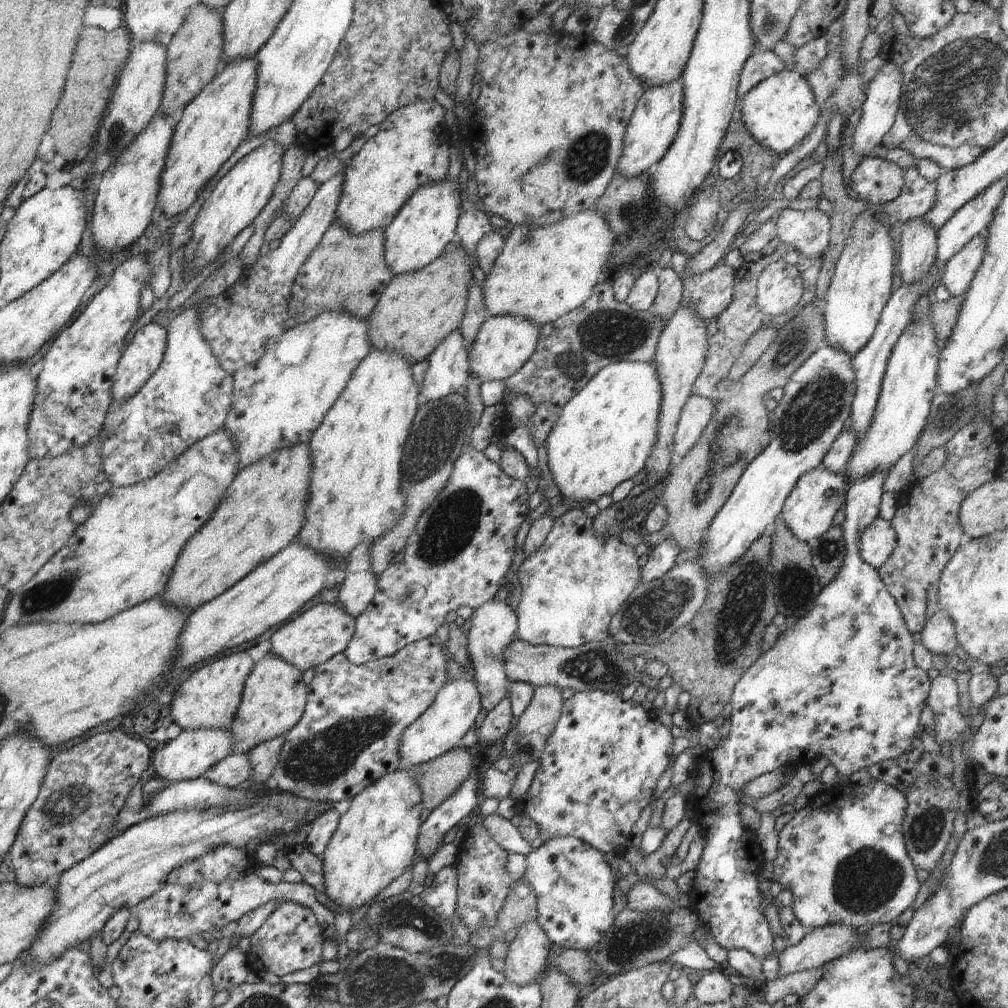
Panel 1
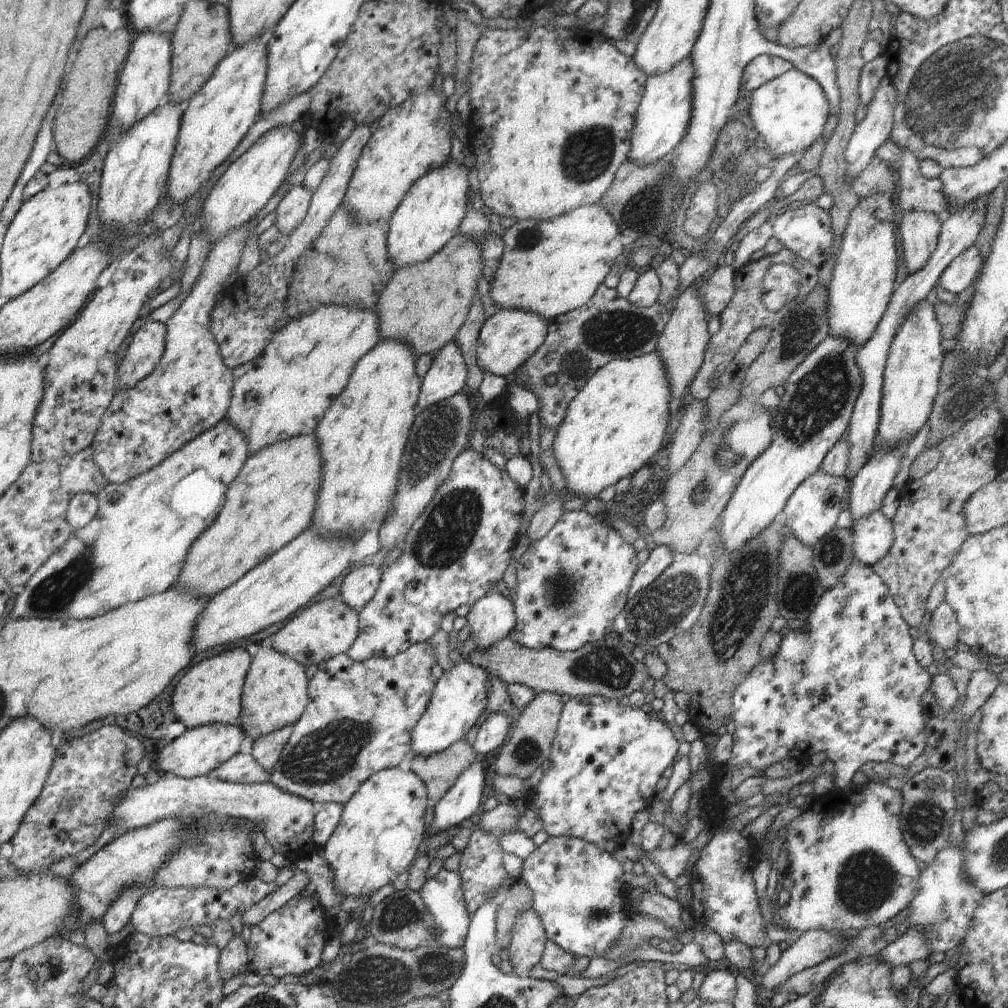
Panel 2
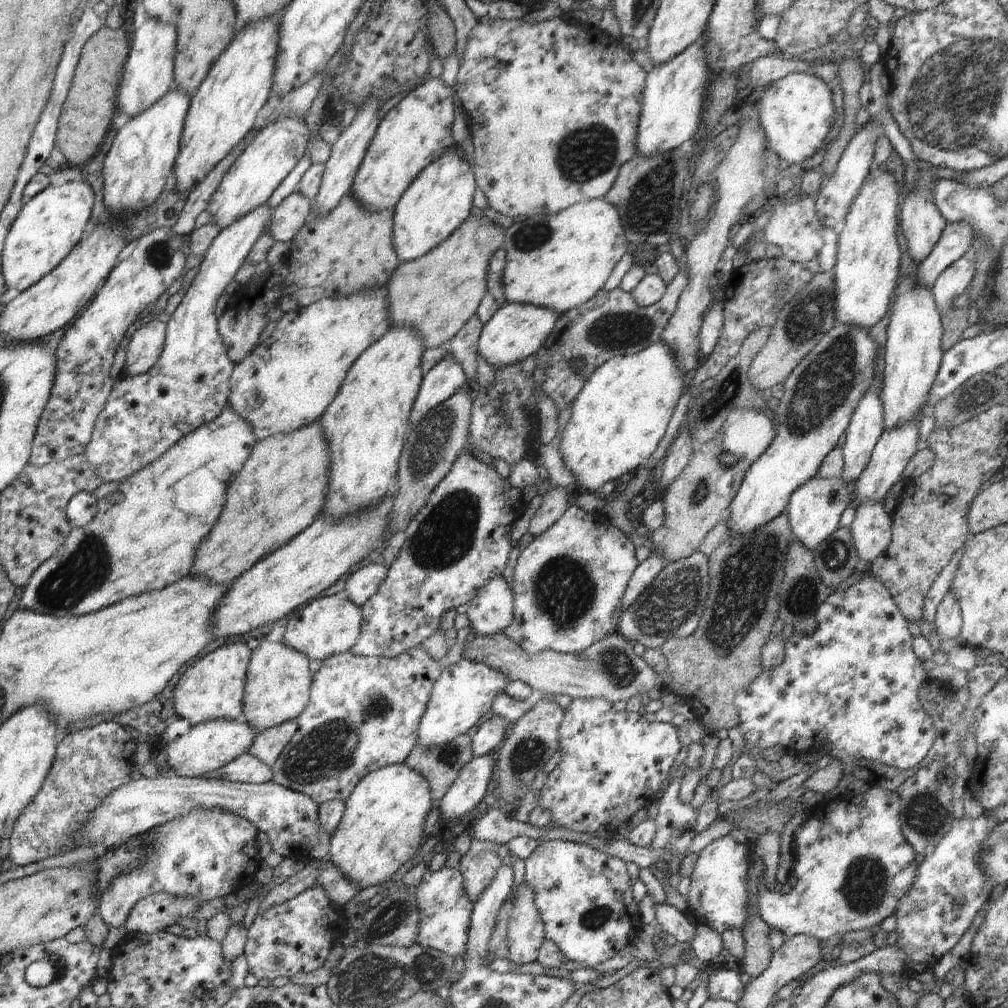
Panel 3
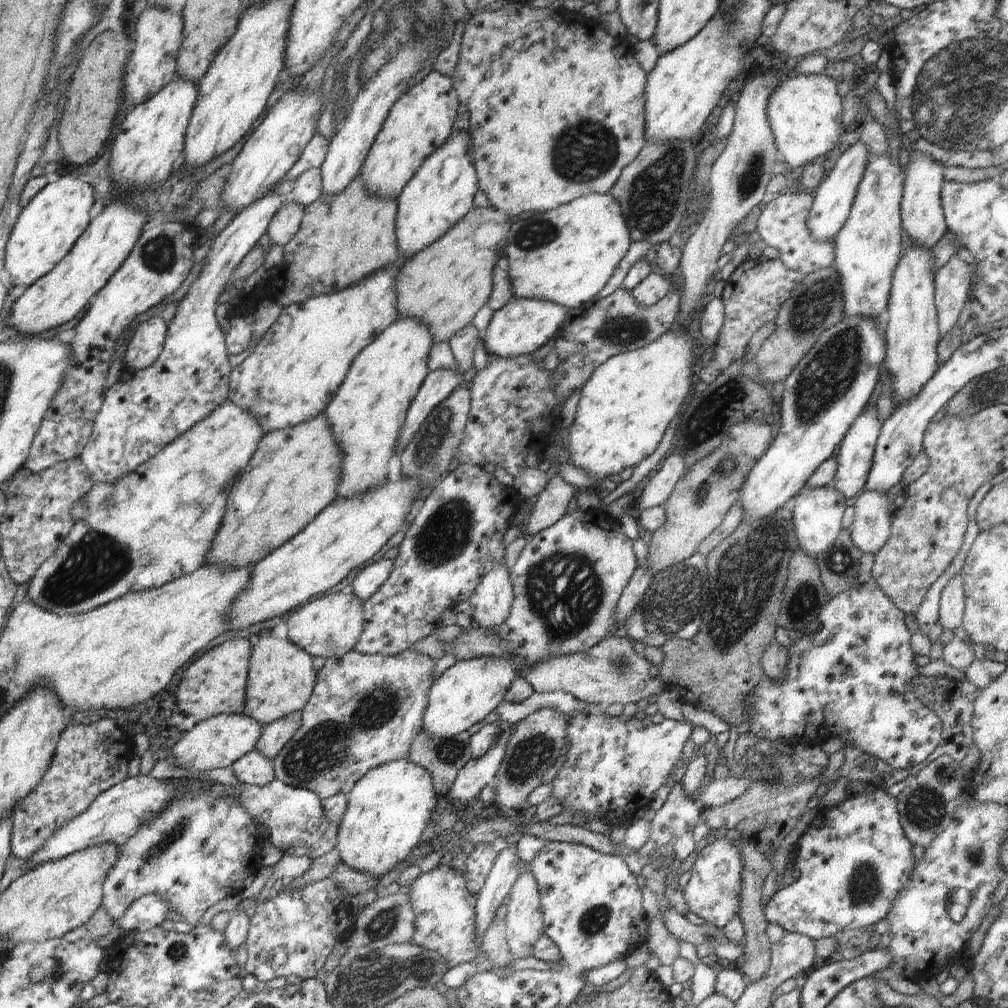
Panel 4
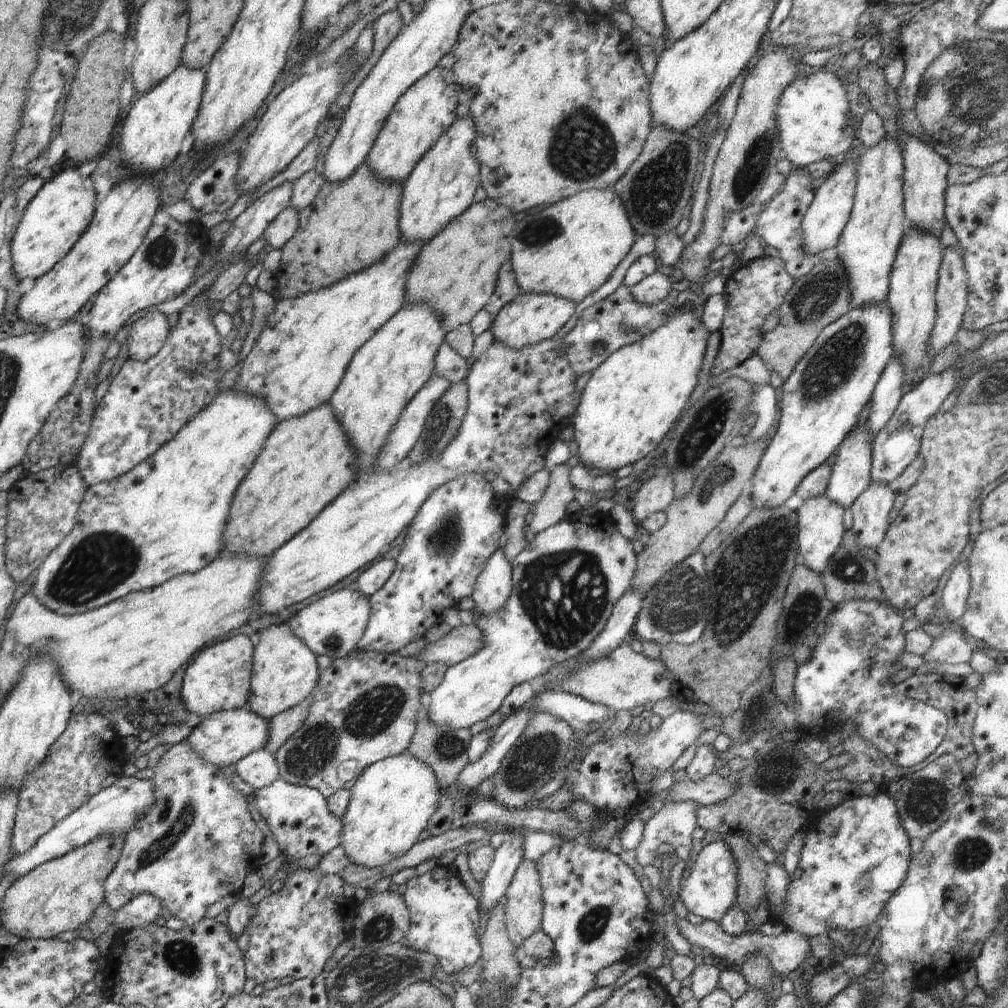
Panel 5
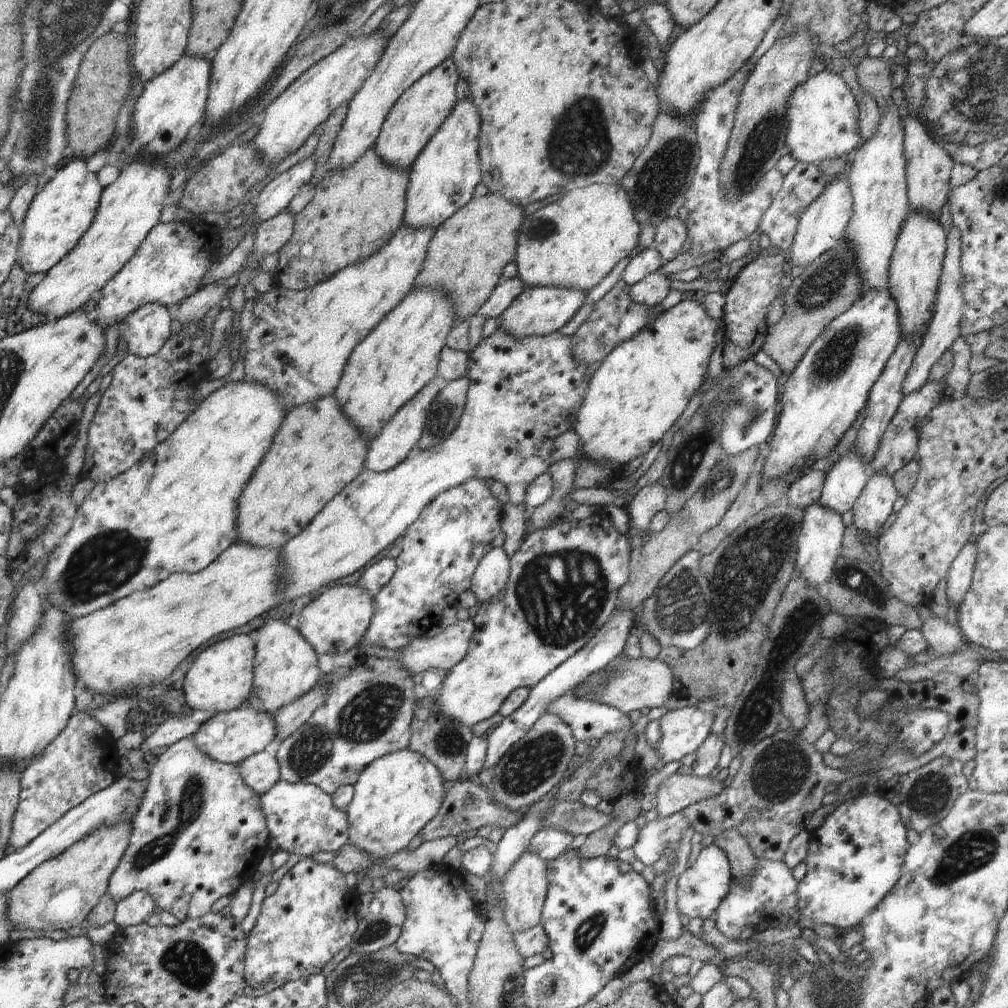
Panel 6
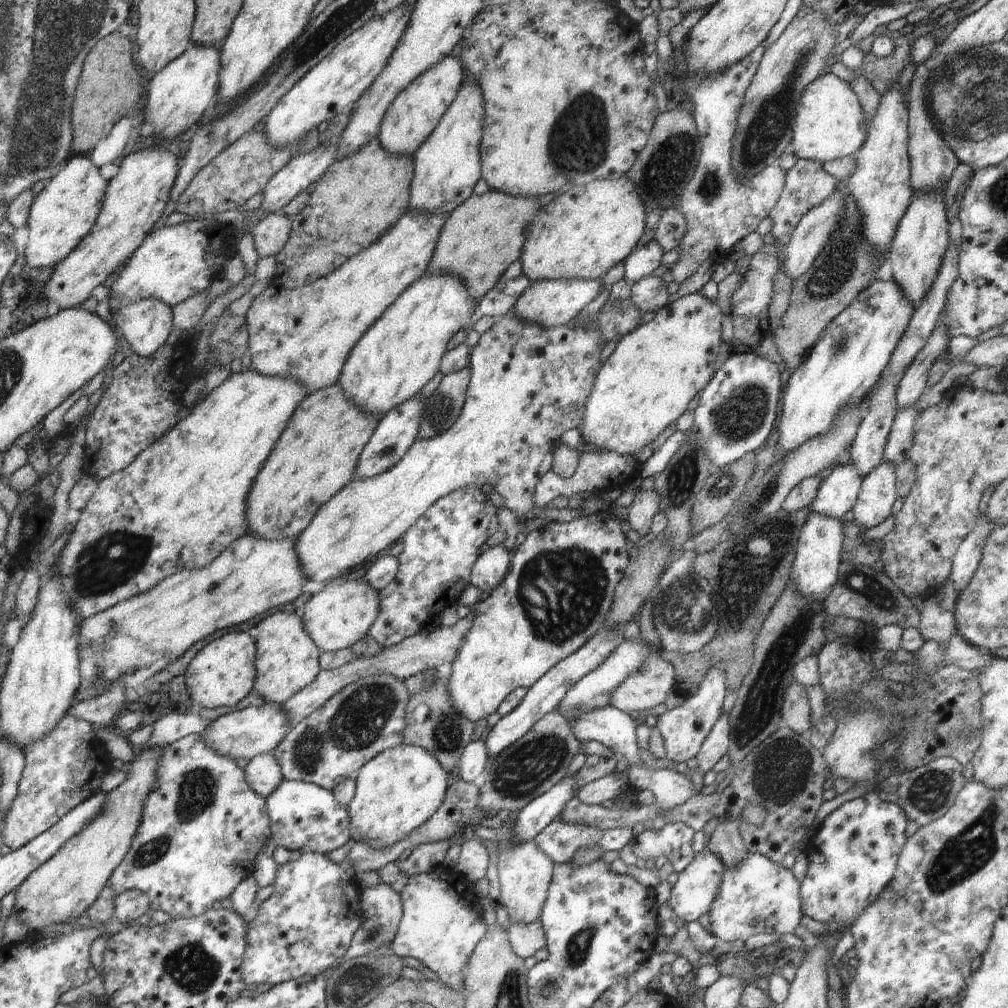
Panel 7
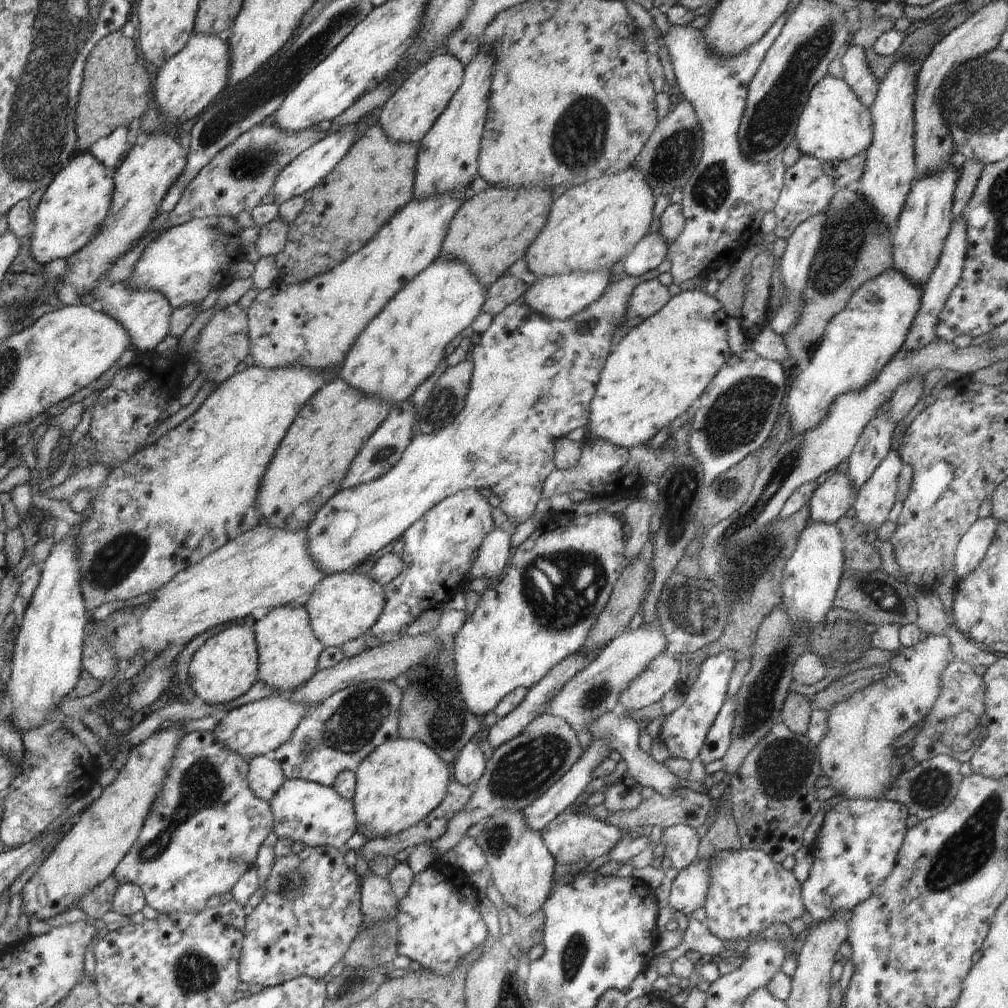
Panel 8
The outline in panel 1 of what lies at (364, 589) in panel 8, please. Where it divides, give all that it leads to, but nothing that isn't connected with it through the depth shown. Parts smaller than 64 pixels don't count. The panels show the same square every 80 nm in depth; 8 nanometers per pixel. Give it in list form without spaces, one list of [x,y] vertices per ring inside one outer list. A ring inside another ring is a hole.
[[[318,603],[294,620],[286,621],[270,638],[270,650],[274,656],[289,662],[303,673],[343,653],[352,638],[355,618],[352,618],[338,603]]]

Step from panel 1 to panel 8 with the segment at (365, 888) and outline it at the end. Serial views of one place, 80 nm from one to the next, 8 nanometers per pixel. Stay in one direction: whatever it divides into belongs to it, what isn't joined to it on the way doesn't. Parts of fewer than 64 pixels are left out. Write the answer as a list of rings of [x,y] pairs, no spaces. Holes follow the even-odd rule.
[[[400,737],[393,741],[386,741],[383,745],[375,748],[358,765],[355,772],[355,793],[351,801],[358,832],[364,834],[368,840],[376,837],[385,839],[417,825],[446,796],[446,789],[452,781],[451,769],[451,766],[446,764],[429,746],[416,739]]]

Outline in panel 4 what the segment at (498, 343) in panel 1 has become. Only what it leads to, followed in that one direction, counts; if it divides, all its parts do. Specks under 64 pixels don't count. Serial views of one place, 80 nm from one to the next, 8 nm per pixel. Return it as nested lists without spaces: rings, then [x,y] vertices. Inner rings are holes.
[[[512,297],[492,317],[480,340],[490,355],[502,358],[530,355],[556,336],[560,326],[566,323],[574,311],[552,301],[519,299]]]

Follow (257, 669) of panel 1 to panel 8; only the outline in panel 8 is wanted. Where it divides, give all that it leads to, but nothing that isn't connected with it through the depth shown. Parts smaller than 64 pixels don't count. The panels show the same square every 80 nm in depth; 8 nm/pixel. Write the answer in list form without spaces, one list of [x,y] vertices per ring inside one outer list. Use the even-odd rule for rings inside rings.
[[[304,606],[273,608],[253,624],[251,631],[257,642],[257,680],[275,690],[274,694],[289,695],[290,691],[308,682],[318,672],[318,659],[325,646],[314,636]]]

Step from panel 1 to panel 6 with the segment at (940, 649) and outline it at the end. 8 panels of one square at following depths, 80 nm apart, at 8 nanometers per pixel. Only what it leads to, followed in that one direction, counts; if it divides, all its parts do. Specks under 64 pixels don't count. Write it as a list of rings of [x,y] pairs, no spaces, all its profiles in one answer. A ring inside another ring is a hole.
[[[975,542],[966,543],[956,560],[952,561],[947,574],[946,596],[949,604],[960,608],[967,590],[970,588],[975,562],[977,559],[977,546]]]

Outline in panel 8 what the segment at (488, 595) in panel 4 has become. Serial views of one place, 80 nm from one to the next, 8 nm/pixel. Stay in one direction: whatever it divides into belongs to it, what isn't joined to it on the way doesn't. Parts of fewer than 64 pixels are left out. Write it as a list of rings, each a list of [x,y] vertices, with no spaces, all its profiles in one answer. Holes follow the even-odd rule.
[[[495,526],[484,537],[478,556],[471,564],[468,576],[471,581],[476,580],[476,578],[496,580],[502,570],[506,568],[506,564],[508,564],[511,535],[512,532]]]

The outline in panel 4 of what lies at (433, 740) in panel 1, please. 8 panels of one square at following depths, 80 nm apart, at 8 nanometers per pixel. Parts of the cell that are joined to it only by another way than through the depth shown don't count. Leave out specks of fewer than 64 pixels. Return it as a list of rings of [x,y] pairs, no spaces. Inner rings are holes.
[[[599,508],[568,511],[558,522],[533,535],[509,572],[514,598],[508,618],[494,629],[484,629],[504,639],[507,652],[502,657],[456,661],[434,680],[422,719],[422,732],[434,738],[456,736],[495,710],[524,667],[548,657],[586,652],[596,646],[617,626],[617,602],[639,565],[632,551],[632,539],[620,529],[618,520]]]

